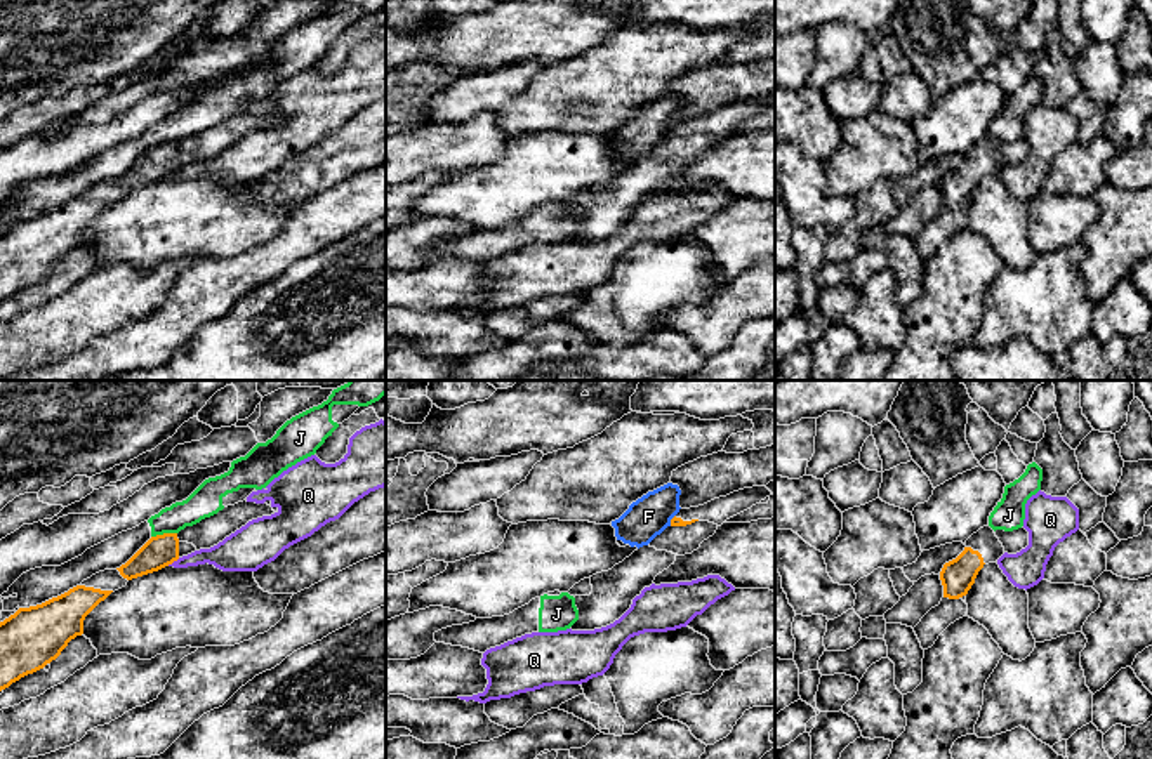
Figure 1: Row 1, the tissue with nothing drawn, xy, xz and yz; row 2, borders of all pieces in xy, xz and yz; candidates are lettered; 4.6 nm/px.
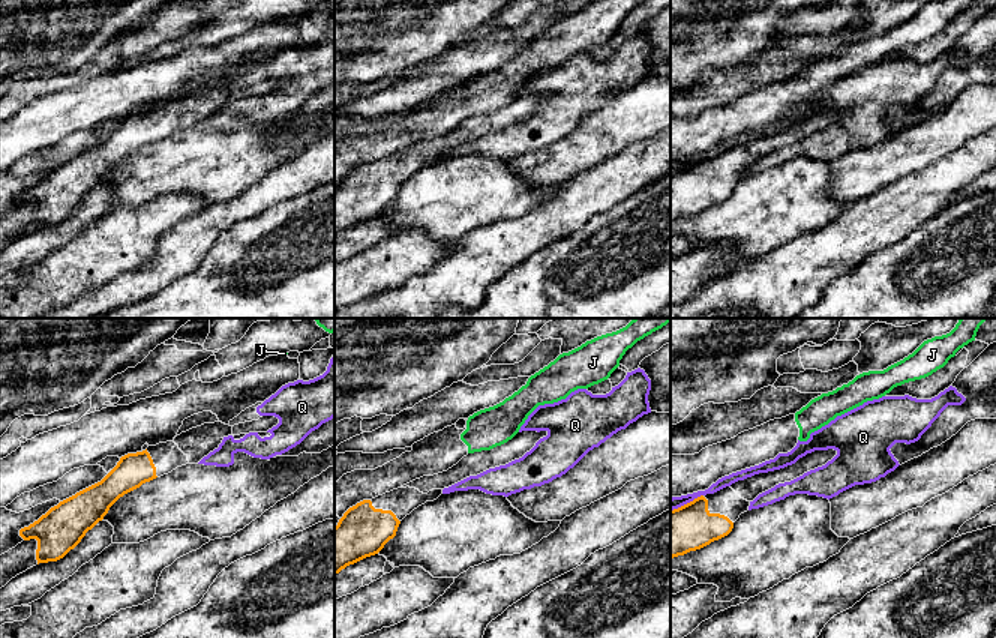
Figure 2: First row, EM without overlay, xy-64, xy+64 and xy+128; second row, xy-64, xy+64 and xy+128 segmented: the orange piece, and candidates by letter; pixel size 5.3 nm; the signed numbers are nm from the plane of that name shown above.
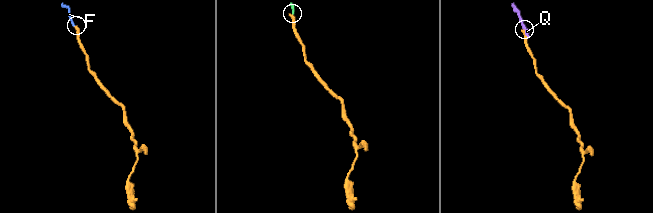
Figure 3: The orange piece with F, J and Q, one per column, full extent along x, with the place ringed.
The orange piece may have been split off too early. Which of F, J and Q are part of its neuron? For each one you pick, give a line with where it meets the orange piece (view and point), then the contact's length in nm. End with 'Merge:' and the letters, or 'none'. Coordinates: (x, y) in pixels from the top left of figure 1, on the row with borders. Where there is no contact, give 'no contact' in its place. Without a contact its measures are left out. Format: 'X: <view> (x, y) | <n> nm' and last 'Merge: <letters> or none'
Merge: none

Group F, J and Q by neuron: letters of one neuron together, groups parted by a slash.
F / J / Q

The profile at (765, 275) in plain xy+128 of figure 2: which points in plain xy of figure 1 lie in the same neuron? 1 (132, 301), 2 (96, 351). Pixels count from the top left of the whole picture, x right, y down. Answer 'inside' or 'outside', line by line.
1: outside
2: inside

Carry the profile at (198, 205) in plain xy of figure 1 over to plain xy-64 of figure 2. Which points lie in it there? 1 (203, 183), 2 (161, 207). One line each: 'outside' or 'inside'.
1: inside
2: outside

